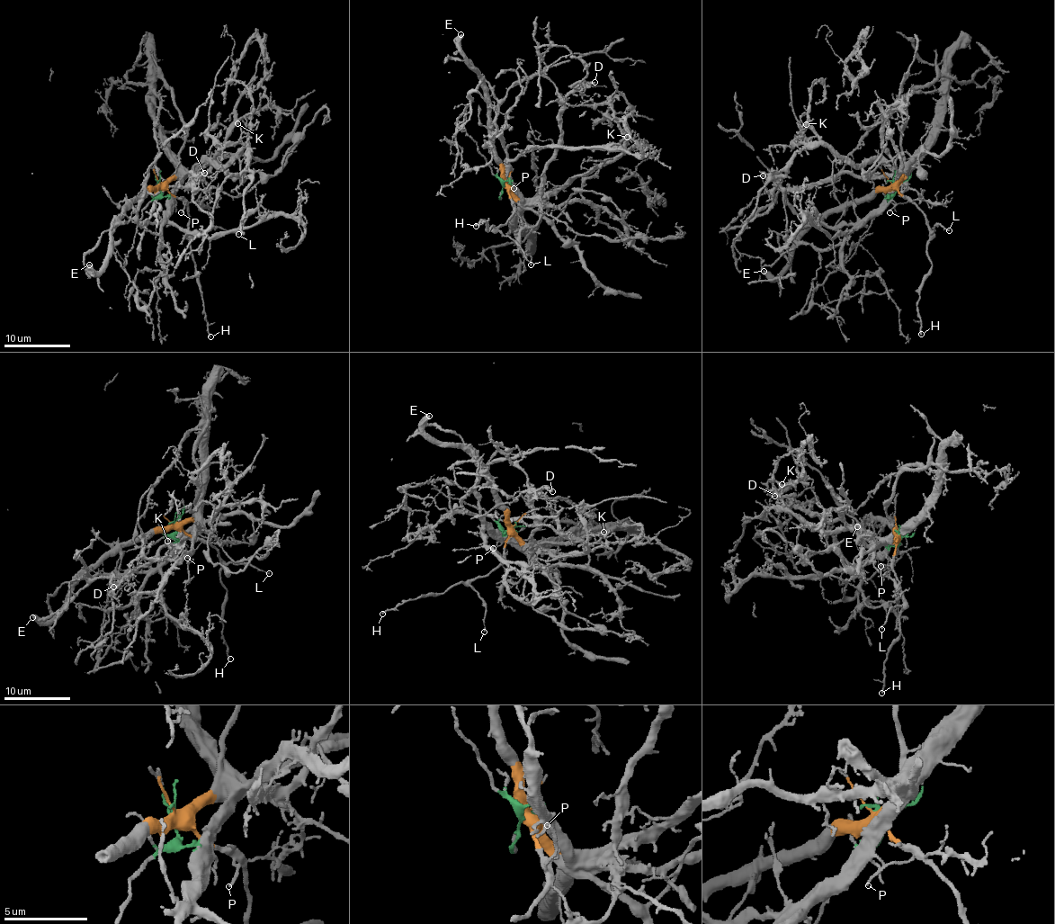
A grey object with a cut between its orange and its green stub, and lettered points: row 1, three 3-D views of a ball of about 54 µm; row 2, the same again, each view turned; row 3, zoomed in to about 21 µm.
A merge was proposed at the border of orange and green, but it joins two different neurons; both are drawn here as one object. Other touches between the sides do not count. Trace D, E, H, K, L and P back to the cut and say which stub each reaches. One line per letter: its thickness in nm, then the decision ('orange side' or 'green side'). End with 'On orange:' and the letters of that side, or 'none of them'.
D: 200 nm thick; green side
E: 440 nm thick; orange side
H: 190 nm thick; orange side
K: 110 nm thick; green side
L: 120 nm thick; orange side
P: 130 nm thick; orange side
On orange: E, H, L, P

